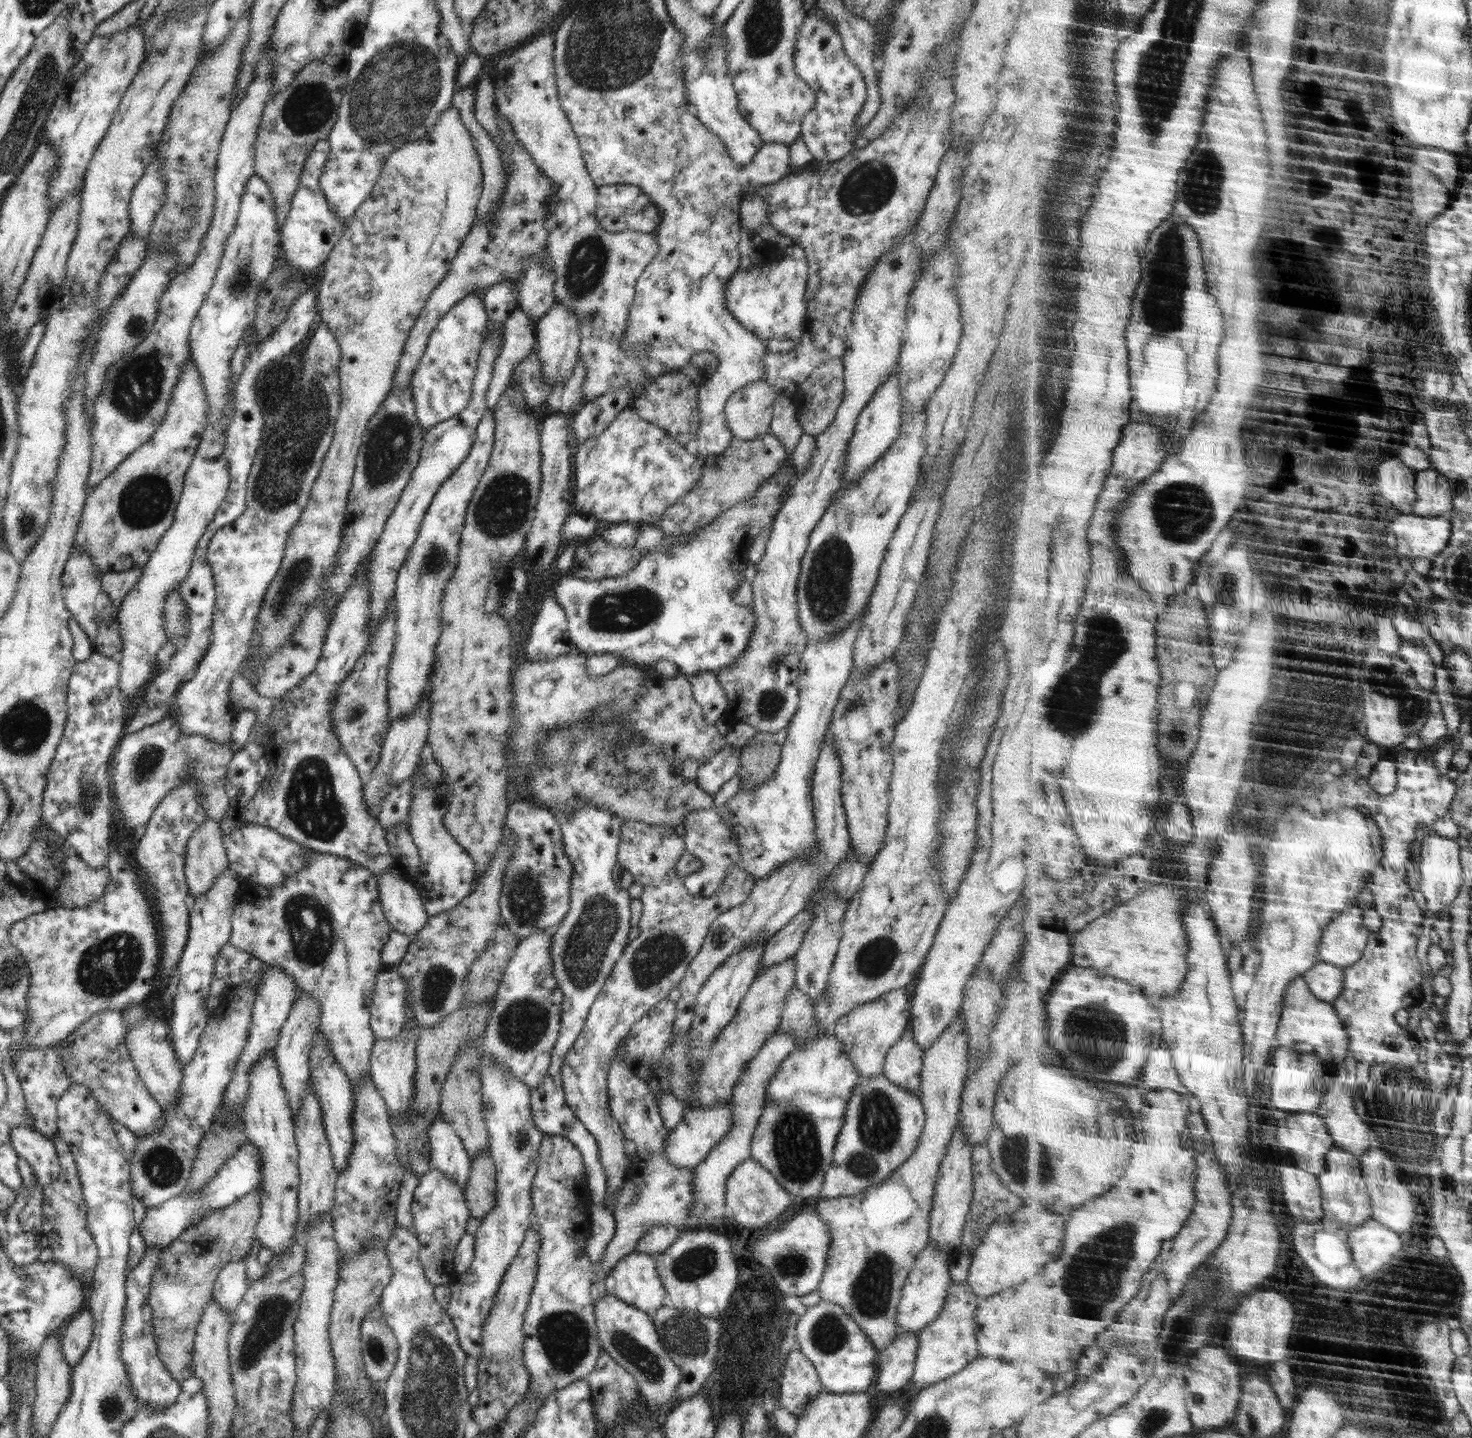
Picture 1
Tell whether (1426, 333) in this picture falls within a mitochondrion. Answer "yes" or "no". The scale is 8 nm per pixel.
no

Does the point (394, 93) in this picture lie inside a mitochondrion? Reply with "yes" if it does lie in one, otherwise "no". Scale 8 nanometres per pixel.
yes

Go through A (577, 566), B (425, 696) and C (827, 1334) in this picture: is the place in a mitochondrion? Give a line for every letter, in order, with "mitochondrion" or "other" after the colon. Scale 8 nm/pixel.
A: other
B: other
C: mitochondrion

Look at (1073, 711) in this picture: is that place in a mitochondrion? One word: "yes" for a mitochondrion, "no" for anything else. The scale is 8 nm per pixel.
yes

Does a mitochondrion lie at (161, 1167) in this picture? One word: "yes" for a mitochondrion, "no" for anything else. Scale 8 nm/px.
yes

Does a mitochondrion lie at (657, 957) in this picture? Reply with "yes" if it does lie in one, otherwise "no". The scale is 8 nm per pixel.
yes

